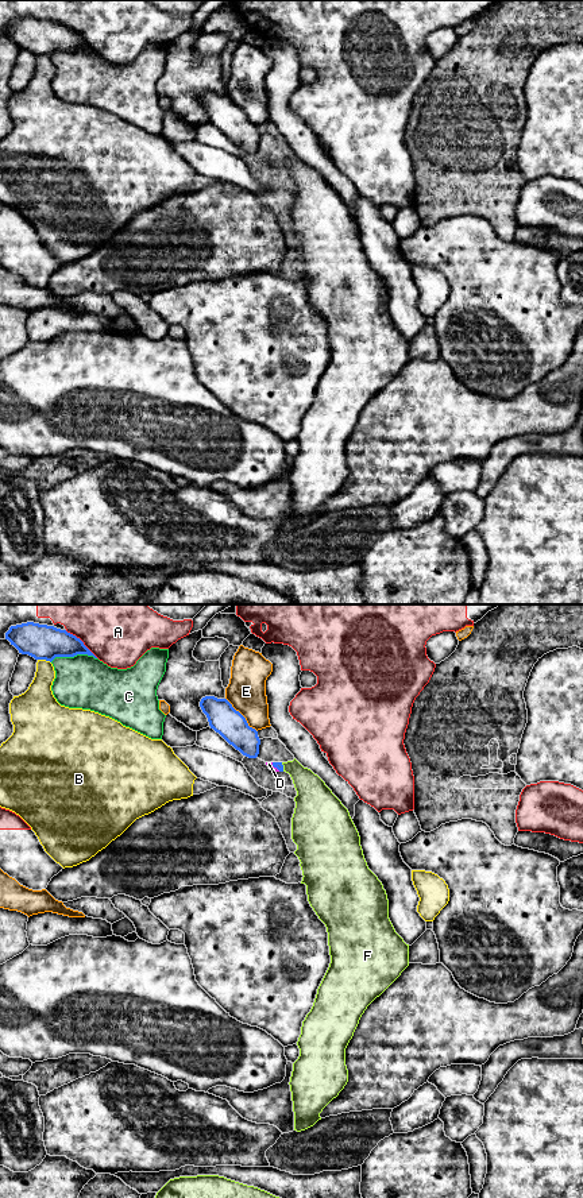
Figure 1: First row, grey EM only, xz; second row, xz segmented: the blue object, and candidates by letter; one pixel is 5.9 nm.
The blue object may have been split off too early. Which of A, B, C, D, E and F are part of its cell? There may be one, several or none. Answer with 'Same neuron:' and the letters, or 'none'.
Same neuron: D

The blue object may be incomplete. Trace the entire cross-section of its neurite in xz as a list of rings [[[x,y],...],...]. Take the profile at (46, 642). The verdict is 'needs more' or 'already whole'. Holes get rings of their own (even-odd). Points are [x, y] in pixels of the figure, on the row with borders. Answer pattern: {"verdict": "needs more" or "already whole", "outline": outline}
{"verdict": "already whole", "outline": [[[34,622],[11,626],[5,633],[5,639],[19,653],[28,654],[35,660],[51,662],[55,657],[74,657],[77,654],[88,654],[97,658],[80,638],[54,626]]]}

